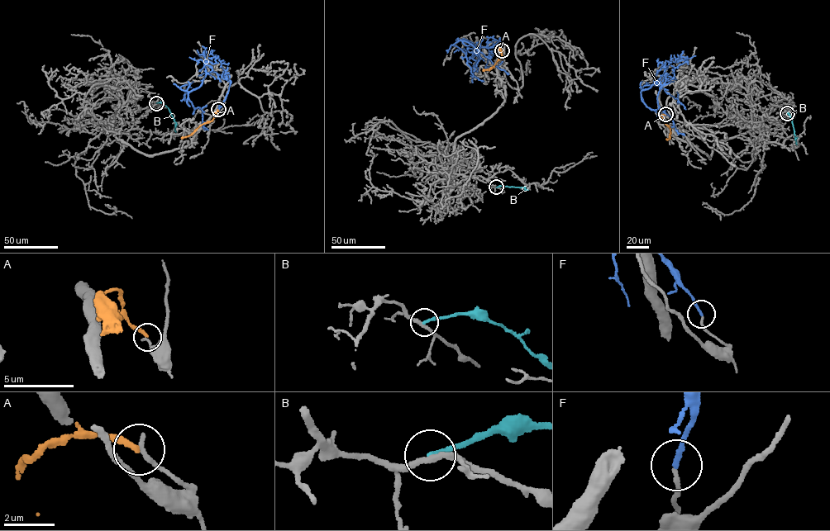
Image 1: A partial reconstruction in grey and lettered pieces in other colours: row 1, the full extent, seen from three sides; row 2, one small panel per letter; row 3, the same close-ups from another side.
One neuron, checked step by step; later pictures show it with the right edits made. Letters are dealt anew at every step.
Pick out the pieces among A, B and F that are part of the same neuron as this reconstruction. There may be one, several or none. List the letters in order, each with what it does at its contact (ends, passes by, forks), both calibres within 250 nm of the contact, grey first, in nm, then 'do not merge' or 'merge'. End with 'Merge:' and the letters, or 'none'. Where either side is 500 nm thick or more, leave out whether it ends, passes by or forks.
A: it ends | 200/240 nm | do not merge
B: it ends | 240/180 nm | do not merge
F: it ends | 160/180 nm | do not merge
Merge: none

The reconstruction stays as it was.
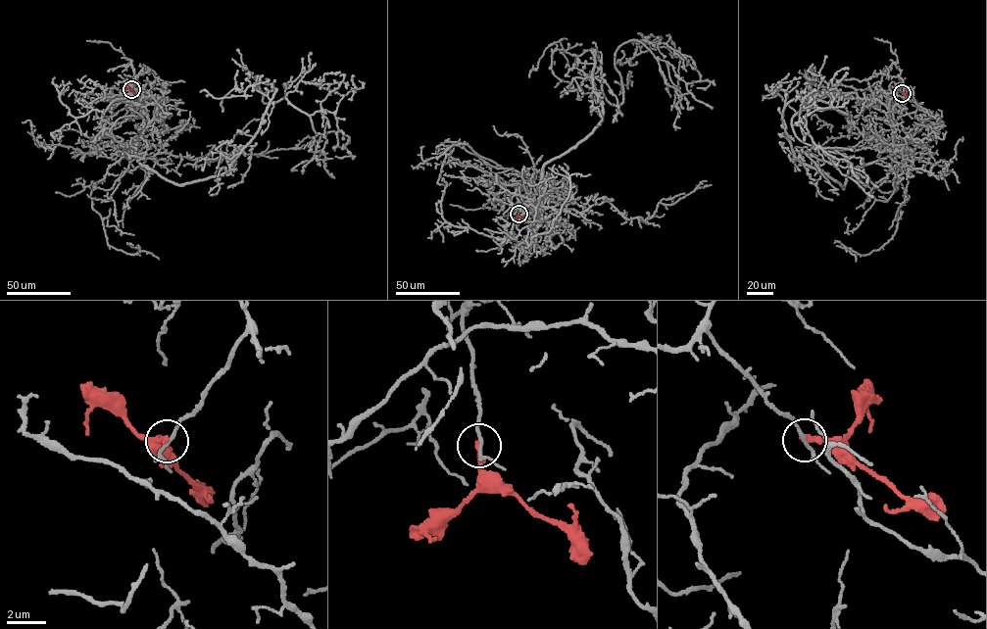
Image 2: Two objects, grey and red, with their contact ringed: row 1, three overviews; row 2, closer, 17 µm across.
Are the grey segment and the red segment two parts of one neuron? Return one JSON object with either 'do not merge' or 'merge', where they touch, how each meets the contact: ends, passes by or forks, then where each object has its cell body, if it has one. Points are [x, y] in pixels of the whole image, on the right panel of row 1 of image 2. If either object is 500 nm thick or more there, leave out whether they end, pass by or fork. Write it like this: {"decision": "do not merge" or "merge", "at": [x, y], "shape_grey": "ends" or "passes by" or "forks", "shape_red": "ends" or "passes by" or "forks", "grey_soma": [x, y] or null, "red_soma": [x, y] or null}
{"decision": "do not merge", "at": [902, 93], "shape_grey": "forks", "shape_red": "ends", "grey_soma": null, "red_soma": null}

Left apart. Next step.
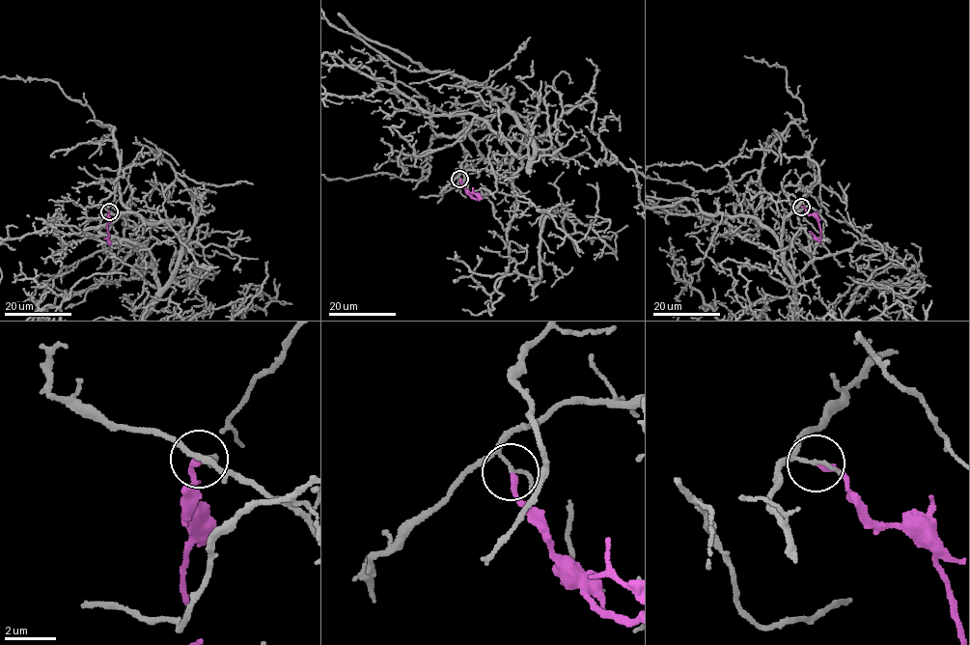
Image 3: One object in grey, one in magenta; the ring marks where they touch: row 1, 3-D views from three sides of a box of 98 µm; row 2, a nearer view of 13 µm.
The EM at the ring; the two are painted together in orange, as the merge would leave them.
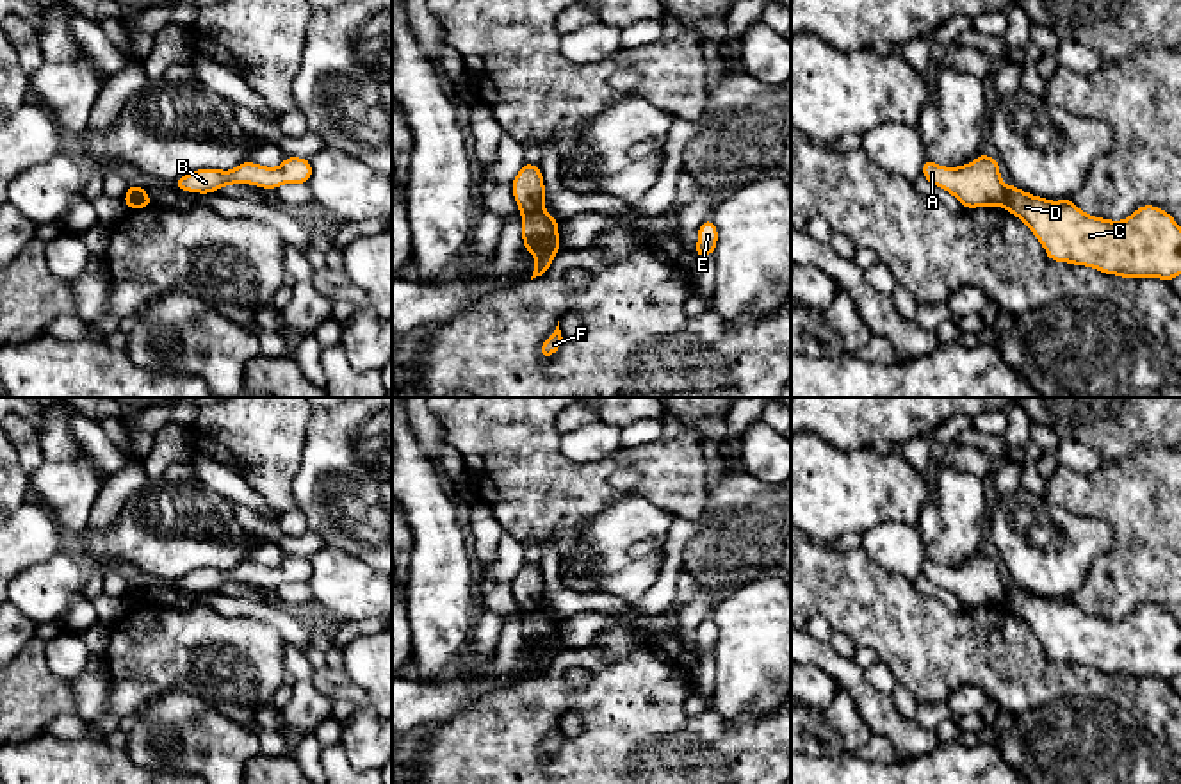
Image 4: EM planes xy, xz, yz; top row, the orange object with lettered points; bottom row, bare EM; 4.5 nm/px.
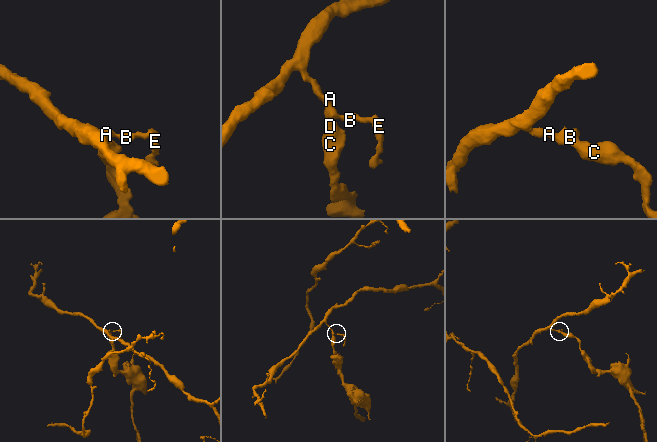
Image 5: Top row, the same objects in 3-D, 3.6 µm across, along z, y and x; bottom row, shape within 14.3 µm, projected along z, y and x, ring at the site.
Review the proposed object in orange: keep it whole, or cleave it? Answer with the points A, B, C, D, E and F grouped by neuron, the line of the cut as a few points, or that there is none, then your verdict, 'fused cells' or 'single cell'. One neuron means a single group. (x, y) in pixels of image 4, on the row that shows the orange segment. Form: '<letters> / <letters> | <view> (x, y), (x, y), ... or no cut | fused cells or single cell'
A B E / C D F | xz (542, 207), (522, 214) | fused cells

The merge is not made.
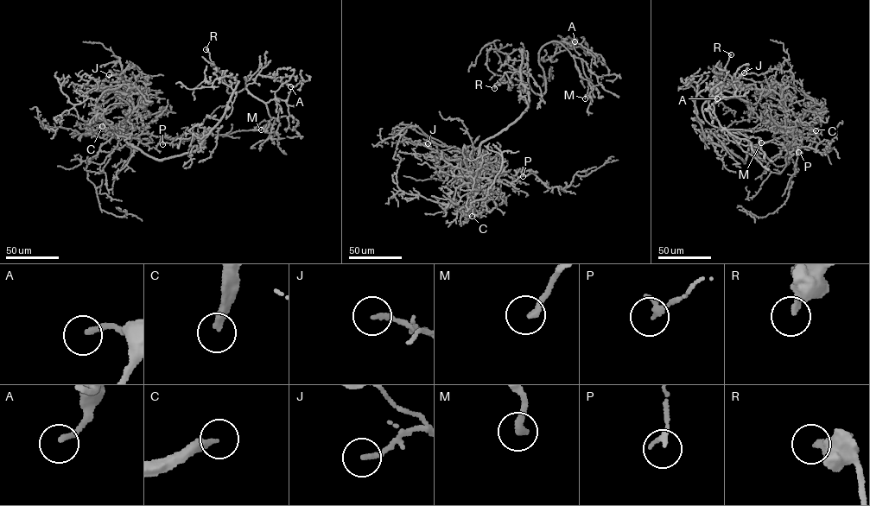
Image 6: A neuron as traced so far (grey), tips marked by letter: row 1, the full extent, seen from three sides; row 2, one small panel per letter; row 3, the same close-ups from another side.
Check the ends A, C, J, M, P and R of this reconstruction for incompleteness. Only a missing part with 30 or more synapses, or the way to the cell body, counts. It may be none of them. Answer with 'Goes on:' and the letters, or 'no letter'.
Goes on: C

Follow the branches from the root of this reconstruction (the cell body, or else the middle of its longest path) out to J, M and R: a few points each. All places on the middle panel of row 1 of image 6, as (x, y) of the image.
J: (528, 95), (520, 116), (480, 144), (479, 180), (479, 164), (473, 174), (466, 174), (457, 158), (428, 143)
M: (528, 95), (519, 48), (530, 89), (543, 94), (539, 52), (555, 41), (581, 60), (587, 80), (585, 98)
R: (528, 95), (519, 72), (522, 60), (520, 47), (526, 58), (527, 83), (513, 85), (502, 80), (494, 88)

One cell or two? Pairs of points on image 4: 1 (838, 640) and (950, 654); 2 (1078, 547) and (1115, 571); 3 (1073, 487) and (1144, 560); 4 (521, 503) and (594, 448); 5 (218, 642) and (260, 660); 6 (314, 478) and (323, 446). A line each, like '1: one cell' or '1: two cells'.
1: two cells
2: two cells
3: one cell
4: two cells
5: one cell
6: one cell

